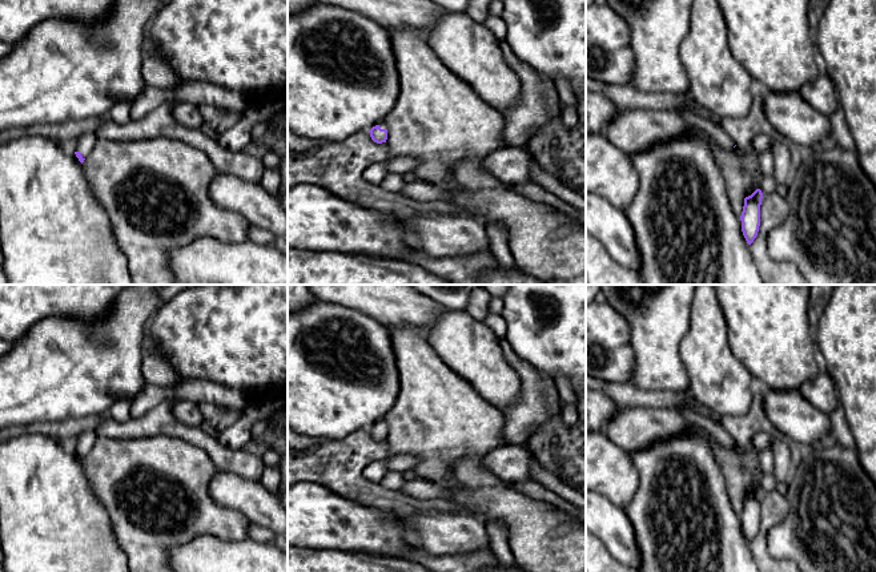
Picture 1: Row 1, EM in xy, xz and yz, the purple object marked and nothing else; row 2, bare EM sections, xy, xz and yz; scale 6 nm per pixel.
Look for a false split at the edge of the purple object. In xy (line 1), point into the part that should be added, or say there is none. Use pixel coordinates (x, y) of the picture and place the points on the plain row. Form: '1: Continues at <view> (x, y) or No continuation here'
1: Continues at xy (84, 442)

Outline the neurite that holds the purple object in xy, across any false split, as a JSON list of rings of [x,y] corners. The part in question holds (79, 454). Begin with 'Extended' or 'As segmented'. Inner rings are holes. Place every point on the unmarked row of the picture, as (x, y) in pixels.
Extended. [[[87,431],[81,434],[75,442],[75,452],[79,459],[83,462],[85,455],[91,451],[96,442],[97,434],[92,431]]]

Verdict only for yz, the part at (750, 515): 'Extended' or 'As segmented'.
As segmented

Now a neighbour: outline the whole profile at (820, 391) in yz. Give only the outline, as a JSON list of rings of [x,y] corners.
[[[825,370],[805,380],[799,391],[815,408],[827,415],[832,414],[840,404],[836,386]]]

